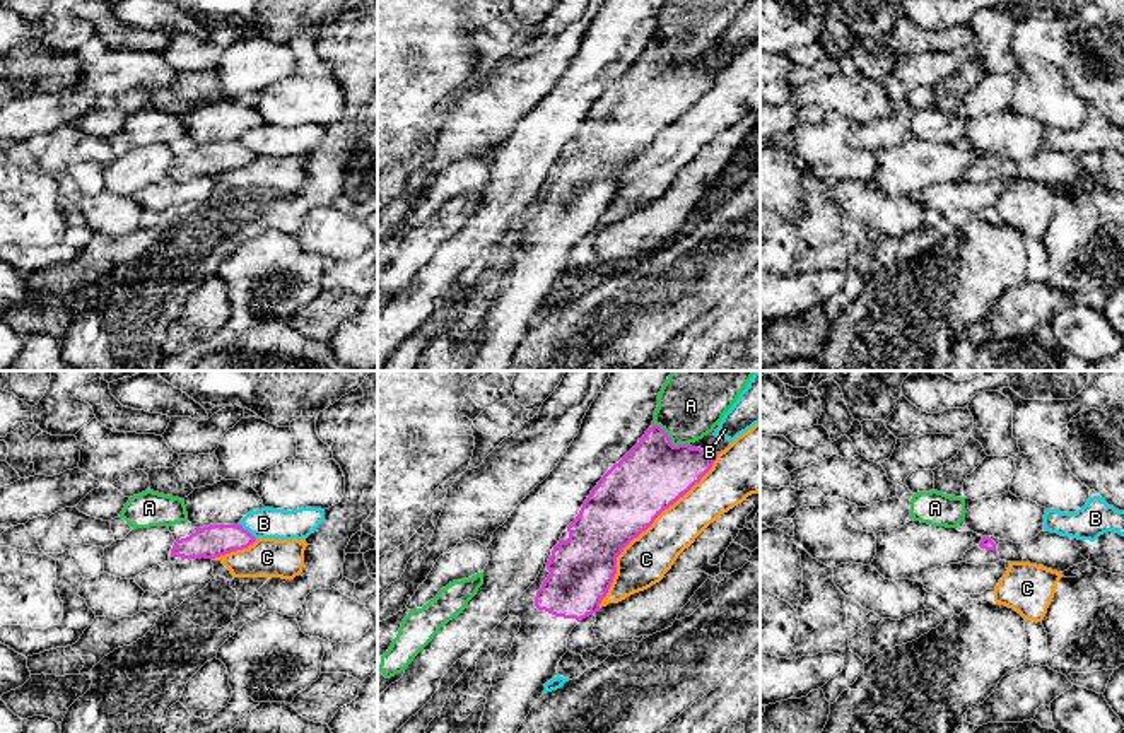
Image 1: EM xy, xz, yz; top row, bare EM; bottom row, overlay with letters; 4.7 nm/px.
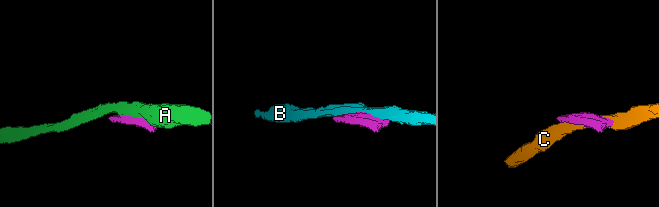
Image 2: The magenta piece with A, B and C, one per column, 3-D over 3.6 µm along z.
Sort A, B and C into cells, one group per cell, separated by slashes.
A / B / C

